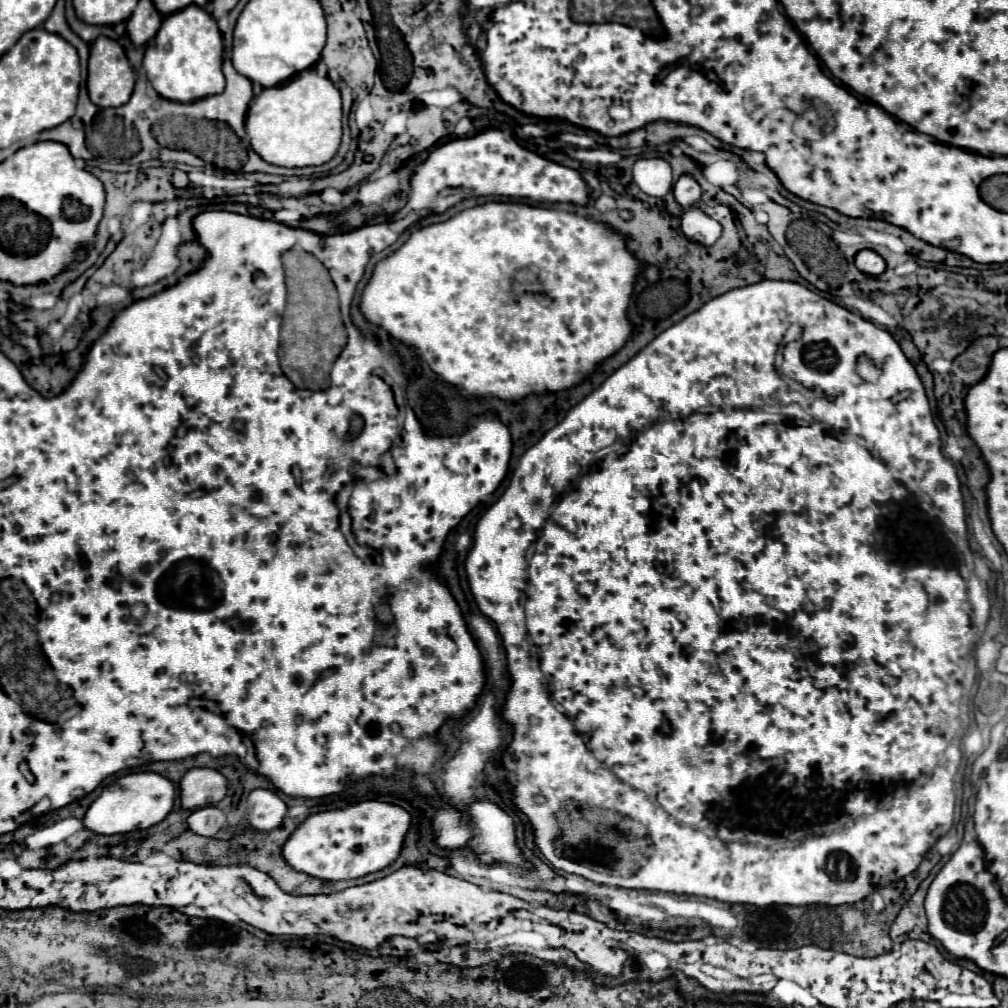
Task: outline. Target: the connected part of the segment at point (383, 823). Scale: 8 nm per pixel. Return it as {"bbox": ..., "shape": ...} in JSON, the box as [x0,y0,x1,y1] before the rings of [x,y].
{"bbox":[283,802,409,880],"shape":[[[361,802],[343,810],[319,812],[309,816],[291,834],[283,846],[283,858],[293,870],[319,880],[359,878],[389,866],[399,856],[409,826],[409,814],[385,802]]]}

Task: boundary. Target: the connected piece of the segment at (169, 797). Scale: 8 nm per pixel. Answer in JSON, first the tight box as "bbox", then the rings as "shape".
{"bbox":[83,772,175,834],"shape":[[[133,772],[121,776],[107,786],[101,796],[89,806],[83,816],[83,826],[97,834],[125,834],[137,828],[151,828],[159,824],[173,808],[175,788],[173,784],[155,772]]]}

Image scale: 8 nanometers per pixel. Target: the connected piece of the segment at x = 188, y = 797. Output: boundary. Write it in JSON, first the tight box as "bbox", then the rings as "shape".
{"bbox":[179,768,227,808],"shape":[[[193,768],[179,782],[181,808],[213,806],[227,794],[227,780],[213,768]]]}

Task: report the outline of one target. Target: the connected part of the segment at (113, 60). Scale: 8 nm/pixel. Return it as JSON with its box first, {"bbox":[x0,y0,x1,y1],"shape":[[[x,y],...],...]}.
{"bbox":[87,38,135,108],"shape":[[[97,38],[91,44],[91,56],[89,56],[89,78],[87,78],[87,88],[93,104],[99,108],[119,108],[121,104],[129,102],[129,96],[135,86],[135,74],[133,68],[129,66],[129,60],[125,56],[125,50],[111,38]]]}

